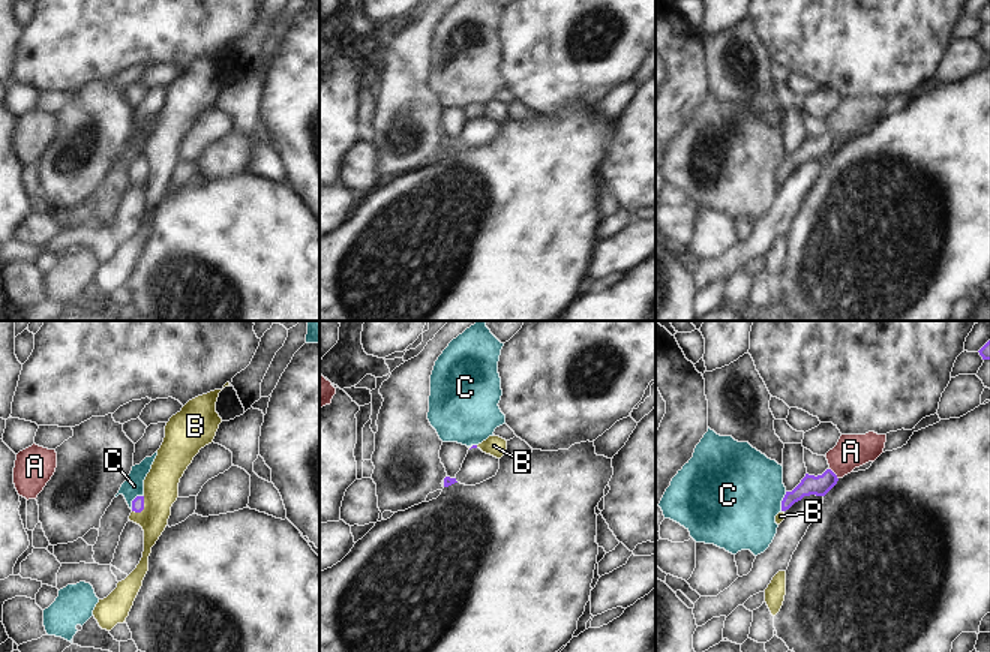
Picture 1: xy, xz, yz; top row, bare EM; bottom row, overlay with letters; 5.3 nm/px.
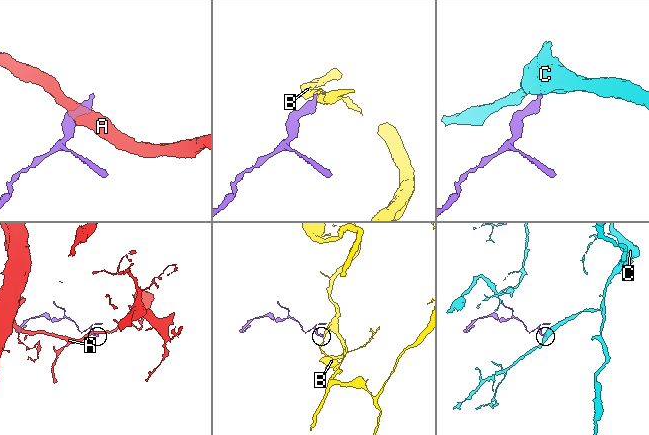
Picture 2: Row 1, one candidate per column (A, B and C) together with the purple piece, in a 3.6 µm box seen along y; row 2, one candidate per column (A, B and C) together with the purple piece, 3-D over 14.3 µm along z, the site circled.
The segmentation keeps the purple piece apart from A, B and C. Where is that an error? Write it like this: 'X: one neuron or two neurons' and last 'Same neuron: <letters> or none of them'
A: two neurons
B: two neurons
C: two neurons
Same neuron: none of them

